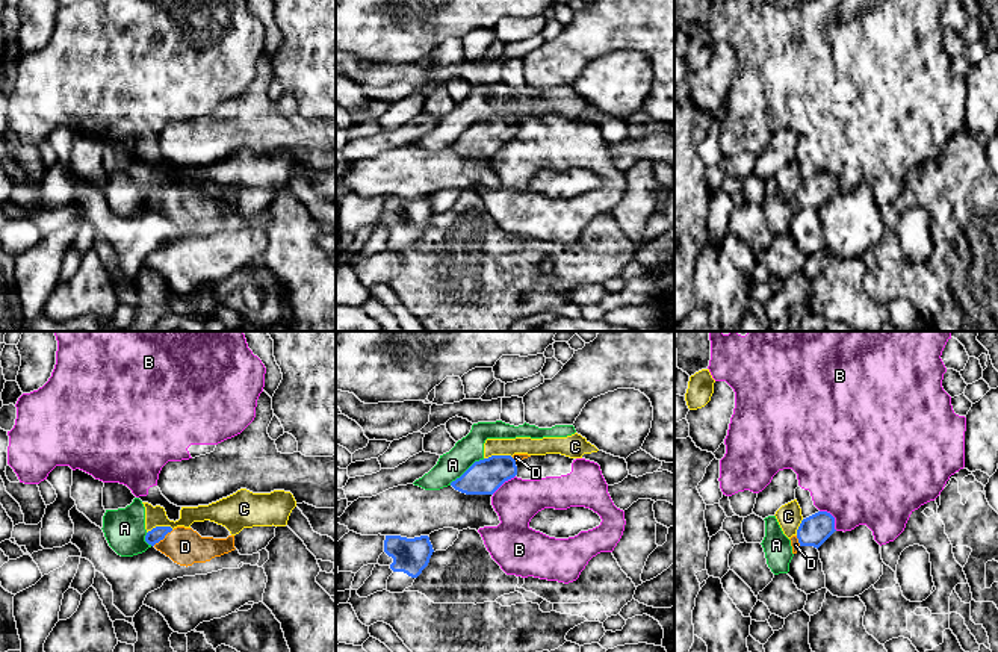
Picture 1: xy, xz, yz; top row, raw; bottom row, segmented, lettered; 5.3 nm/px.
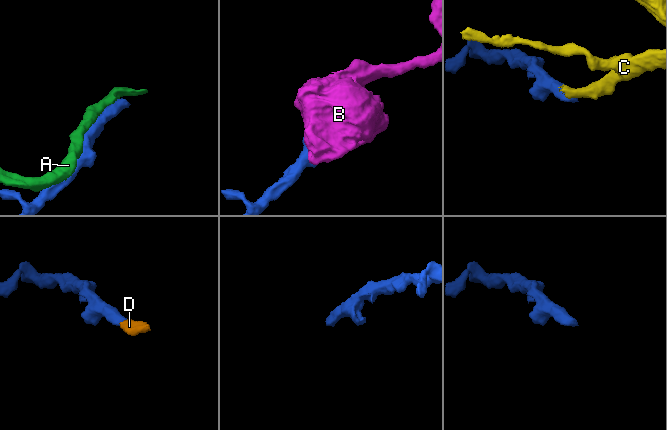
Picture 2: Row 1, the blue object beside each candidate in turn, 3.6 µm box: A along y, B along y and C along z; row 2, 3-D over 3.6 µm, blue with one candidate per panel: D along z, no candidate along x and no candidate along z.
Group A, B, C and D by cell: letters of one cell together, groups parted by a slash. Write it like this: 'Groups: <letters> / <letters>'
Groups: A C / B / D

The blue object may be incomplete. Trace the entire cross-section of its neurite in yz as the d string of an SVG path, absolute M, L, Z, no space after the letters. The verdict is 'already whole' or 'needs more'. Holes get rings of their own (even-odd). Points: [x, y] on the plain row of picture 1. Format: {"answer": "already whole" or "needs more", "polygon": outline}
{"answer": "needs more", "polygon": "M818 172L801 182L797 195L792 197L792 215L801 207L820 209L835 194L835 179L827 172Z"}

